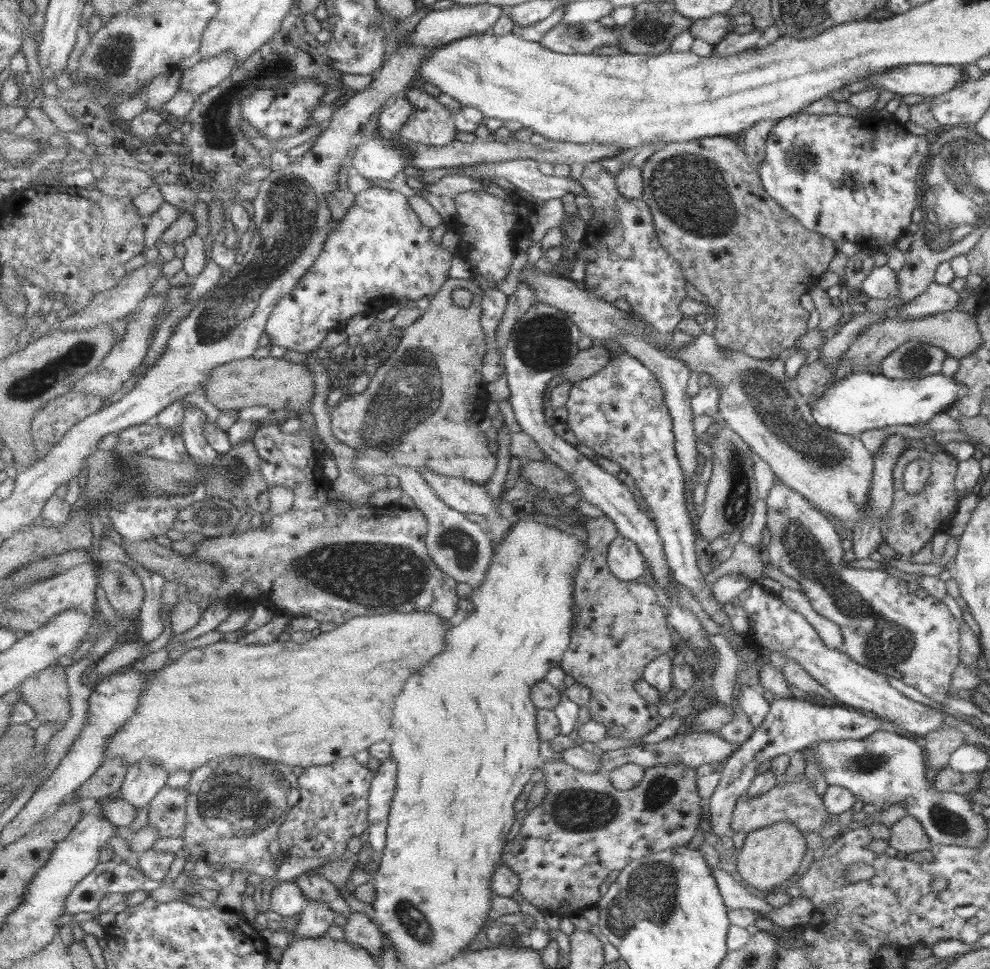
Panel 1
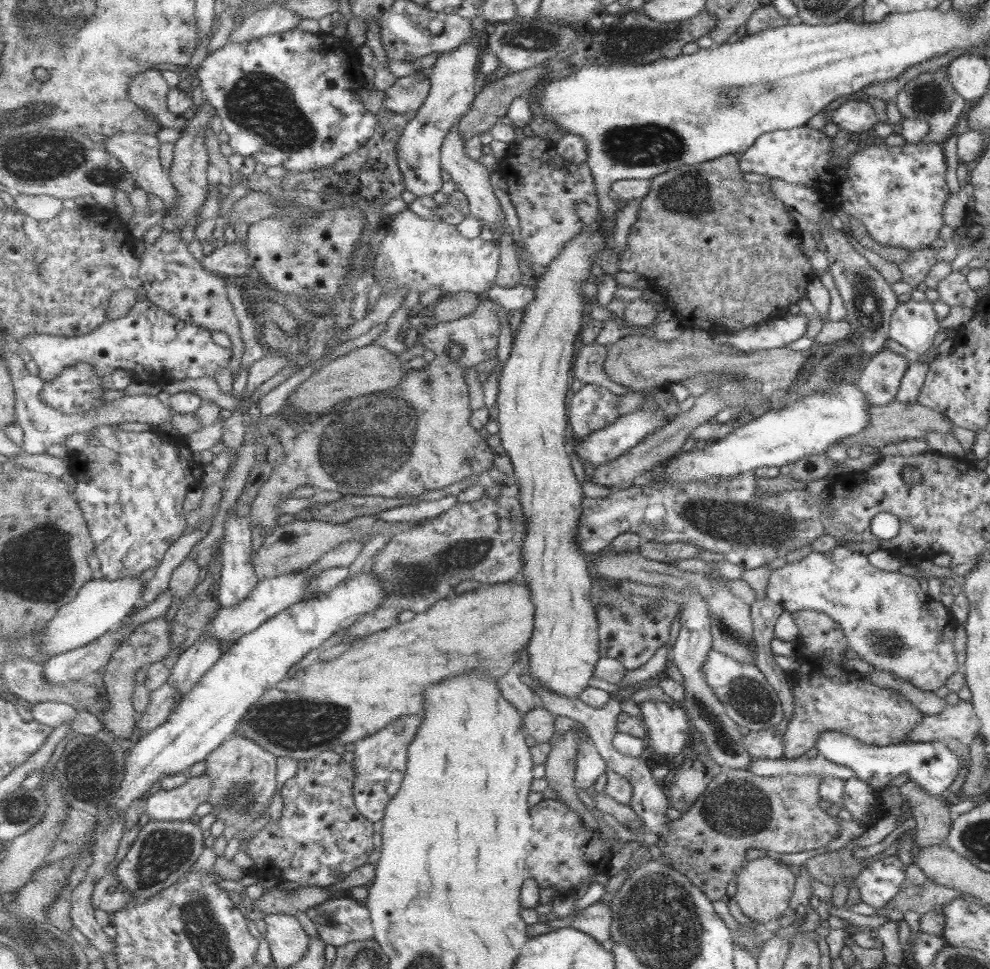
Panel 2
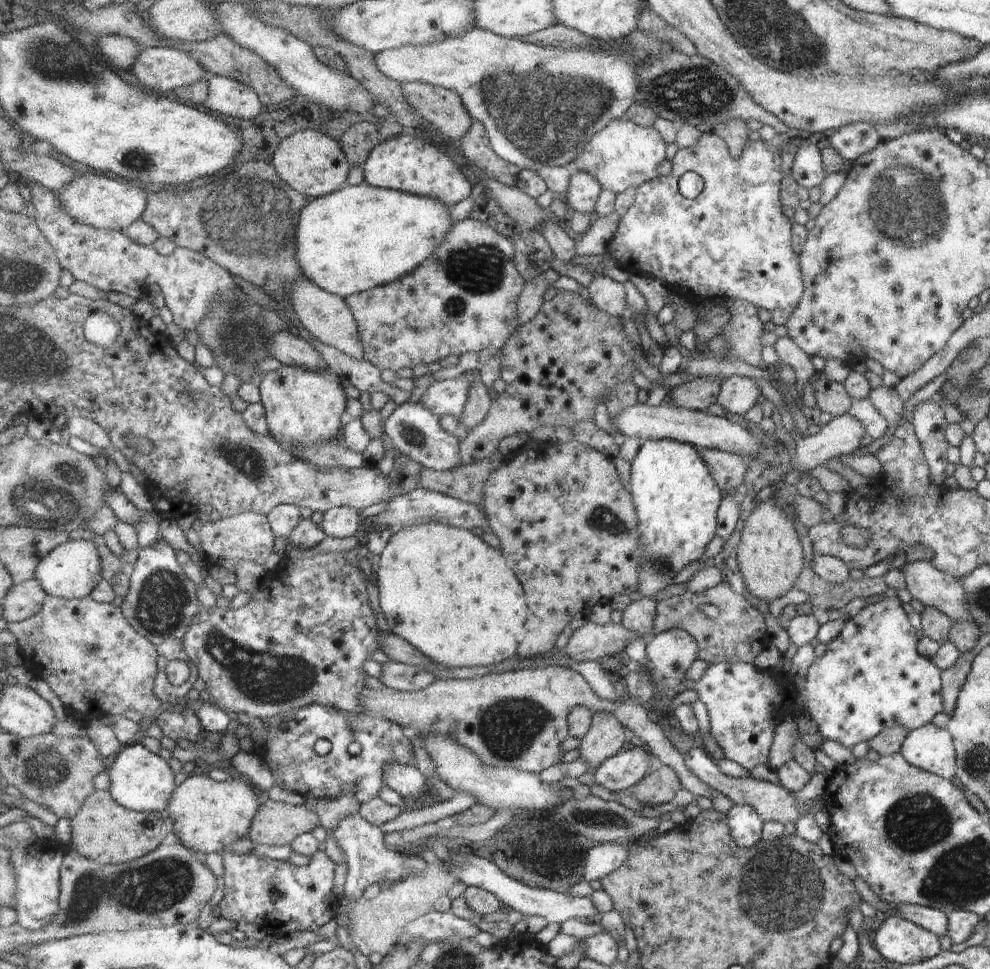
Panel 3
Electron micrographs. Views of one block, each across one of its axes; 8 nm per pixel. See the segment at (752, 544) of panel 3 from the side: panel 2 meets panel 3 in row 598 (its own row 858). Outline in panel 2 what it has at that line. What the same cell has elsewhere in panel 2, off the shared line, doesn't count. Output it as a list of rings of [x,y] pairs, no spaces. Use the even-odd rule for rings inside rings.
[[[768,853],[763,858],[747,861],[737,878],[737,890],[733,897],[739,910],[756,923],[758,929],[771,927],[776,919],[787,913],[788,903],[793,893],[794,875],[788,866],[781,864],[777,858]]]

